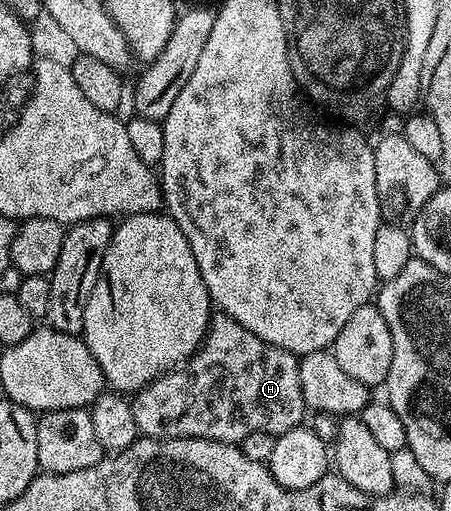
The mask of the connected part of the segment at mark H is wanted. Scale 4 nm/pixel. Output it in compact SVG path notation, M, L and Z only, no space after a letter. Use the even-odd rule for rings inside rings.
M215 312L202 346L184 367L170 370L133 394L130 406L139 434L156 441L181 437L240 443L252 431L279 434L303 424L308 410L300 391L299 358L264 343L236 319Z

